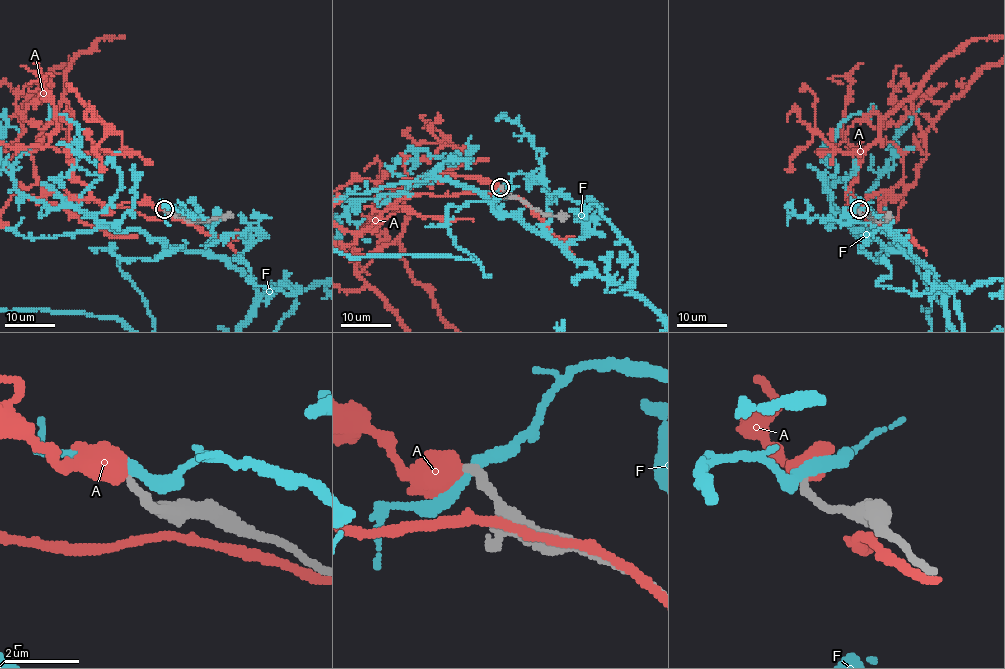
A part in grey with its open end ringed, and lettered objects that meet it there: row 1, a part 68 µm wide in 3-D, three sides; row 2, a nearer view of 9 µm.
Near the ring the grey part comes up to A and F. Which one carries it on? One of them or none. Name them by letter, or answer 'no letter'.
A

